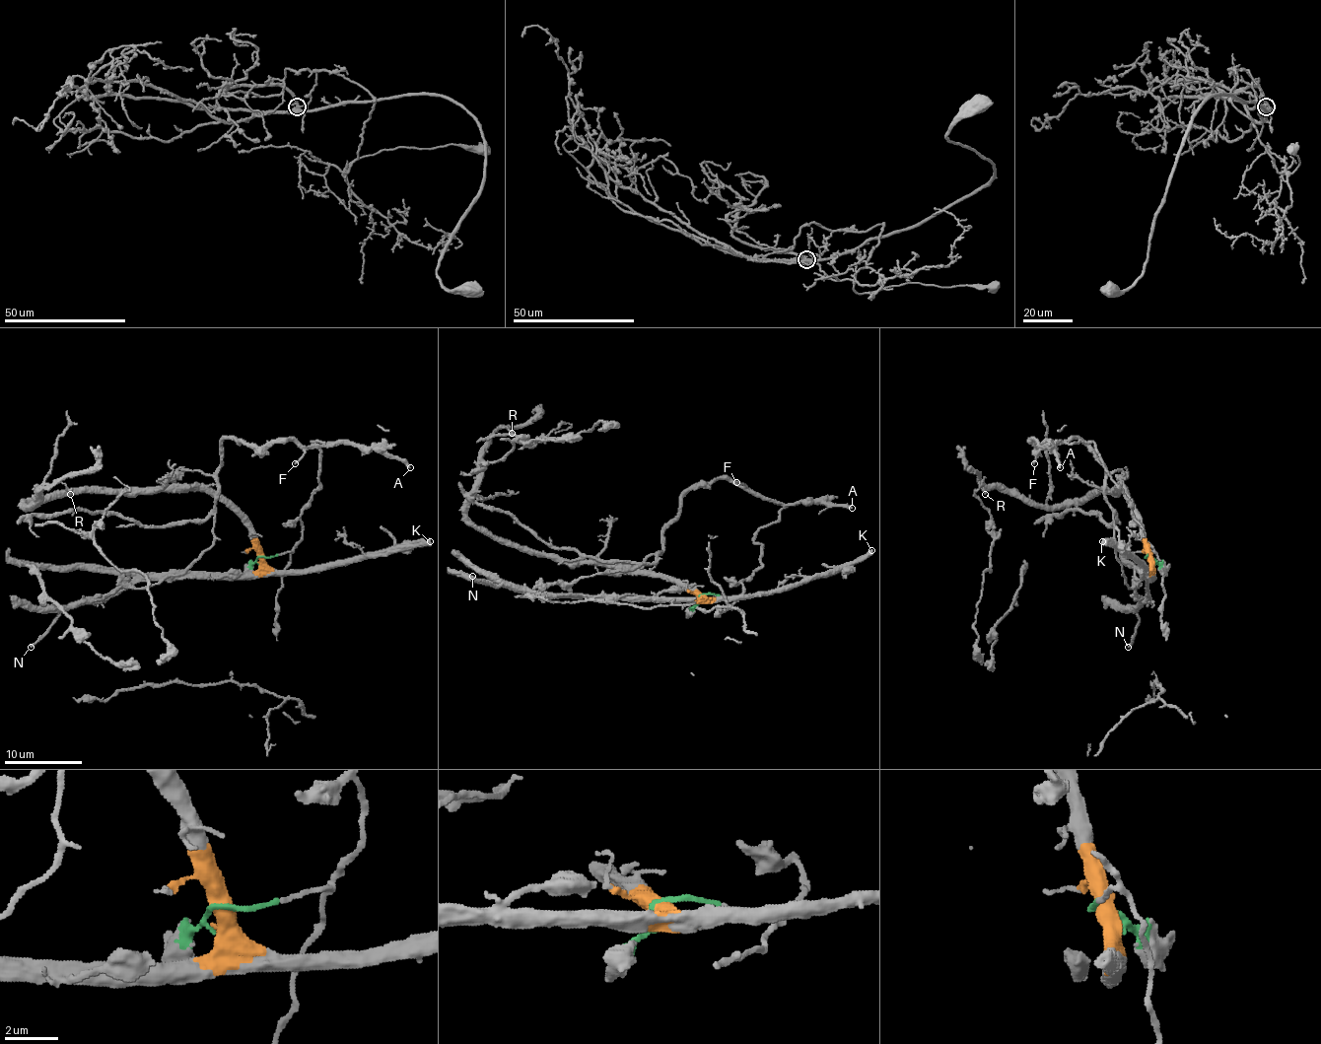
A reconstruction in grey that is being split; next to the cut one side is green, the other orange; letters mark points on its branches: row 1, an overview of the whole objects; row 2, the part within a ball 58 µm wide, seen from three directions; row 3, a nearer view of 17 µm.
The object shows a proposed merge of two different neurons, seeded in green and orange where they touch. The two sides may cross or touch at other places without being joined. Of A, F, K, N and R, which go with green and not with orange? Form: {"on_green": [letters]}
{"on_green": ["A", "F"]}

